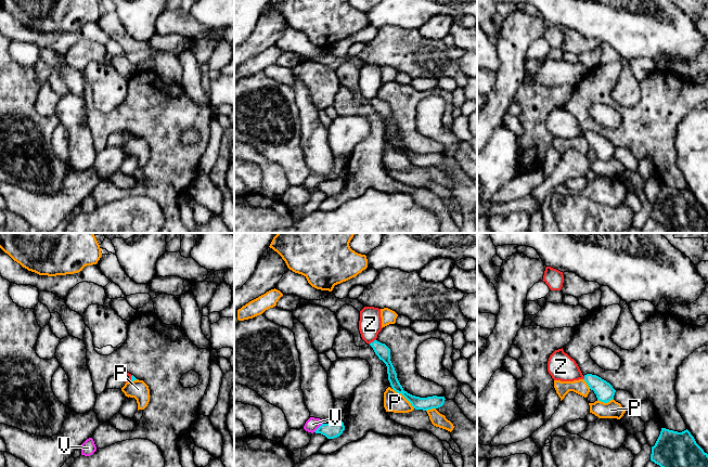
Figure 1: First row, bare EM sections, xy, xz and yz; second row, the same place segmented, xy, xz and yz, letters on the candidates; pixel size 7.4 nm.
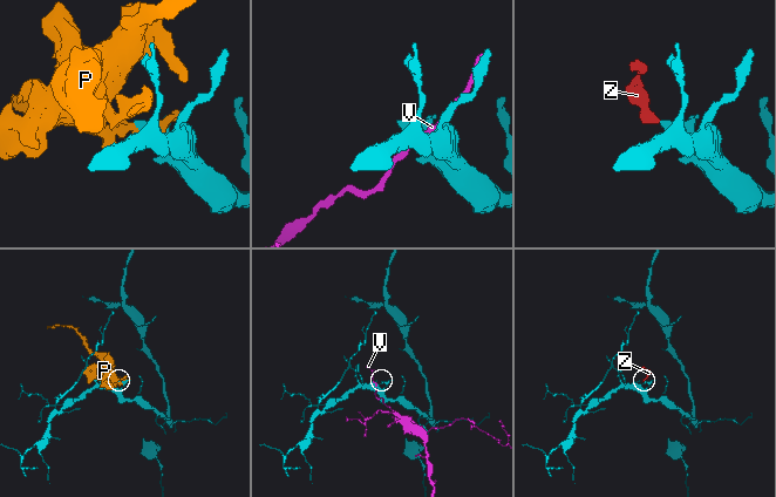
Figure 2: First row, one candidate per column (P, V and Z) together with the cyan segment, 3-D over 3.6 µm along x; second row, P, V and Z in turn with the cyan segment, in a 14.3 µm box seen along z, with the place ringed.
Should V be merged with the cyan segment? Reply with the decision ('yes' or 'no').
no

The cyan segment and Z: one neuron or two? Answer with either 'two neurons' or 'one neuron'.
two neurons

